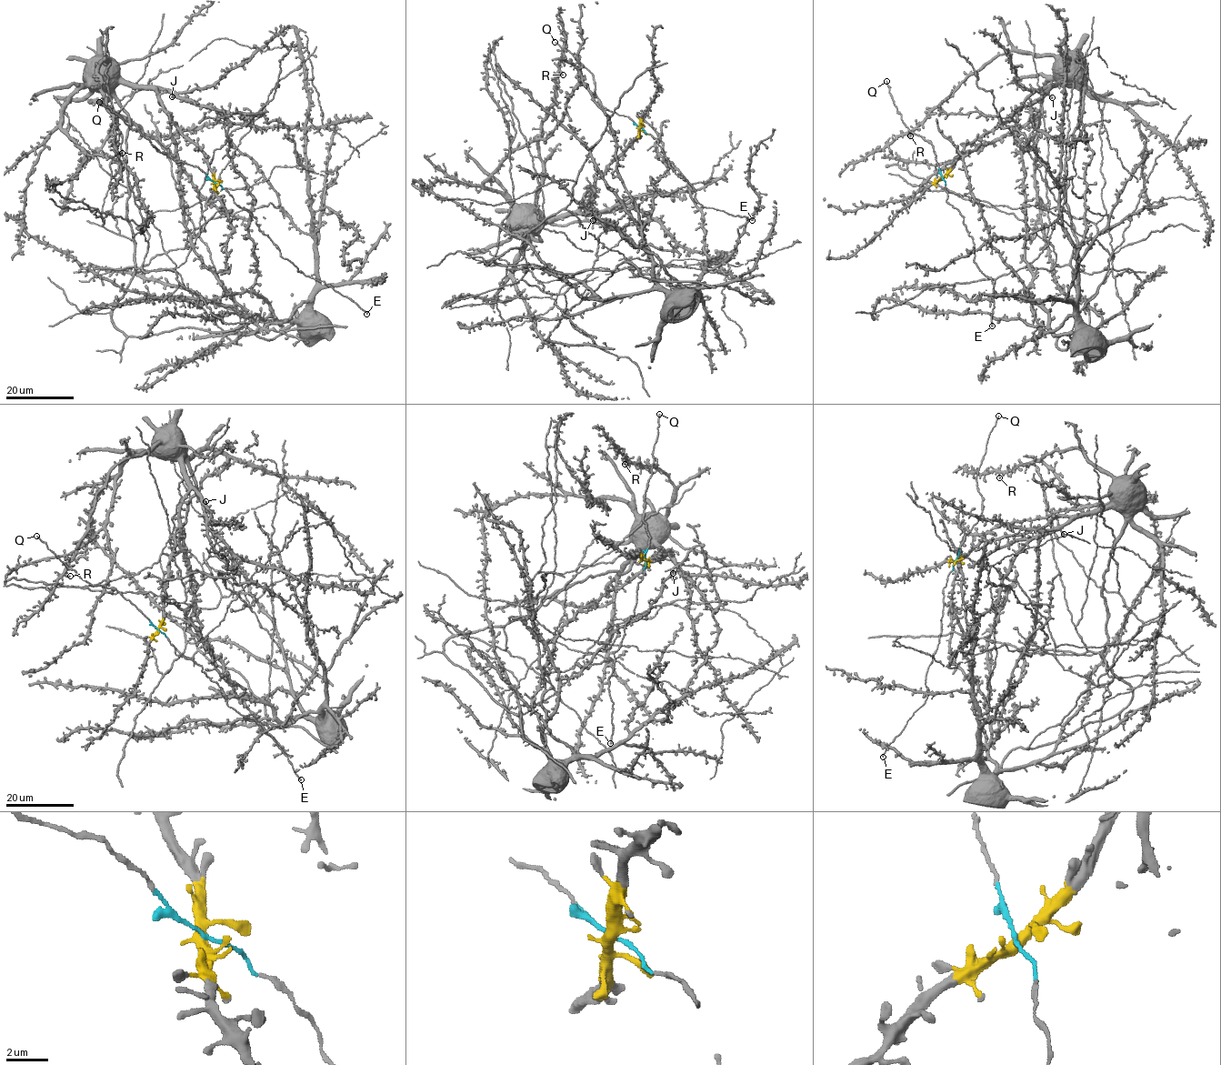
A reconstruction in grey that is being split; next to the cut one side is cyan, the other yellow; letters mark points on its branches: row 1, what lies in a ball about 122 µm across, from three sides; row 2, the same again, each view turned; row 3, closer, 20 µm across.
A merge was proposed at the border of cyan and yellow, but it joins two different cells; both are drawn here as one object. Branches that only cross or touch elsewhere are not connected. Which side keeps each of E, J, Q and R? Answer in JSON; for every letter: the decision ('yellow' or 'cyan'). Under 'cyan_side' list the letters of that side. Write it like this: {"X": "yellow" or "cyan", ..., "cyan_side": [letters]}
{"E": "cyan", "J": "yellow", "Q": "cyan", "R": "yellow", "cyan_side": ["E", "Q"]}

